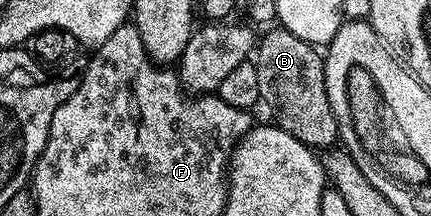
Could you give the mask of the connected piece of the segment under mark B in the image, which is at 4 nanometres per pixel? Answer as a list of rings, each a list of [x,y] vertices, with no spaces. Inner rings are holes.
[[[278,25],[261,36],[256,48],[256,66],[260,77],[261,102],[274,110],[277,126],[283,127],[305,147],[330,149],[339,142],[336,108],[328,105],[328,89],[324,85],[326,64],[319,48],[296,37]]]

